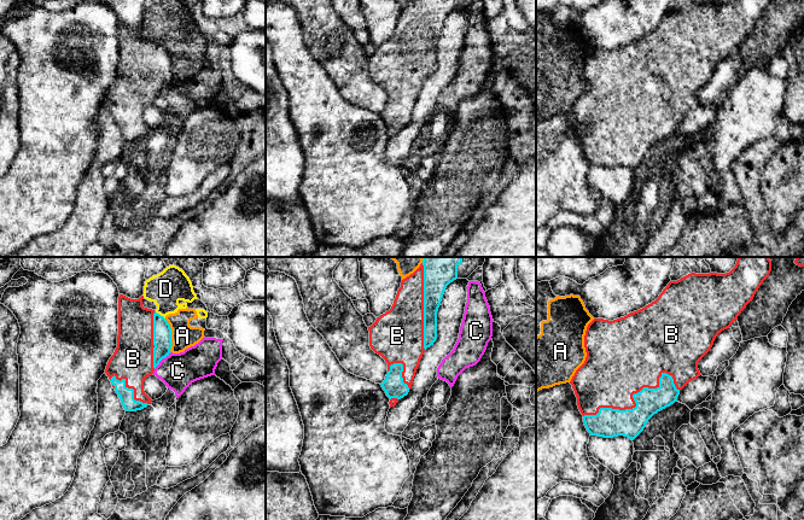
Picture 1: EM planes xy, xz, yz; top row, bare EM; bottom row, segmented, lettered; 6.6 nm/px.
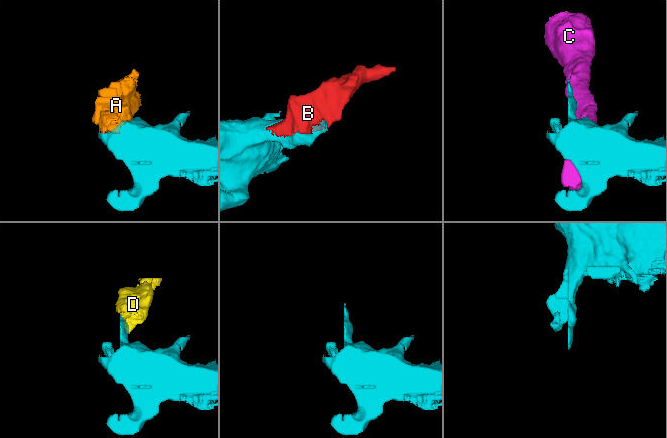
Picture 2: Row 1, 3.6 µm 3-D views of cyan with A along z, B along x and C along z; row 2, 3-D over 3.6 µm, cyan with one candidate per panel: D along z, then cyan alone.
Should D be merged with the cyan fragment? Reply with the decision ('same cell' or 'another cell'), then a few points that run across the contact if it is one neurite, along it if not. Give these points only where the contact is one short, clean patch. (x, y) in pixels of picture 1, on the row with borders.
another cell

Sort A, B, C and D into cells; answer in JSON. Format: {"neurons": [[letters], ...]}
{"neurons": [["A", "D"], ["B"], ["C"]]}

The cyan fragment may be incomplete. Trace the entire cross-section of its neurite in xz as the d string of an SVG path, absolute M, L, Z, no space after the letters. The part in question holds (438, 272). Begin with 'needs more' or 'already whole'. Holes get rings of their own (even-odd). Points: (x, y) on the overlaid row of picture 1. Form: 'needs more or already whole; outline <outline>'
needs more; outline M424 257L420 267L402 280L389 311L368 327L369 346L388 363L388 374L380 384L390 398L390 408L408 395L427 347L437 339L437 311L447 286L456 279L467 279L487 257Z

